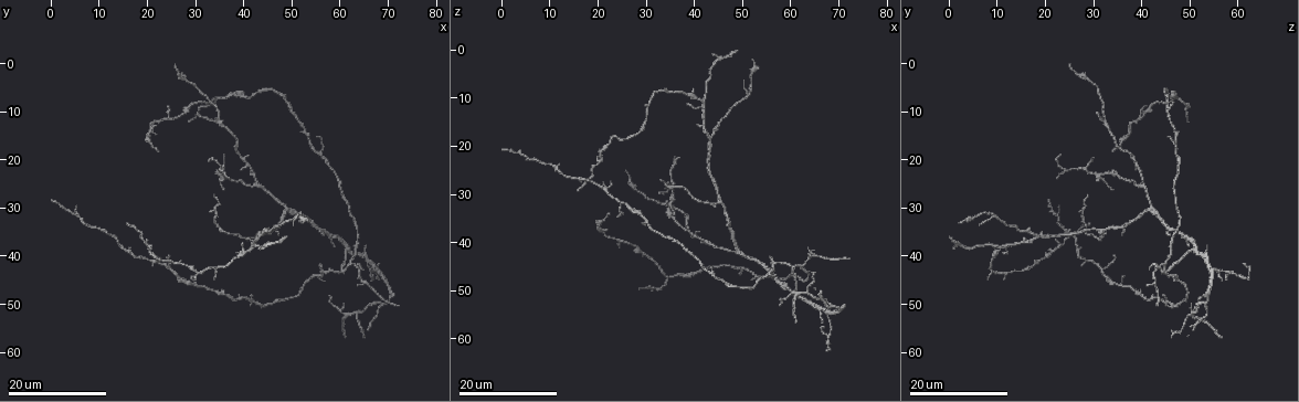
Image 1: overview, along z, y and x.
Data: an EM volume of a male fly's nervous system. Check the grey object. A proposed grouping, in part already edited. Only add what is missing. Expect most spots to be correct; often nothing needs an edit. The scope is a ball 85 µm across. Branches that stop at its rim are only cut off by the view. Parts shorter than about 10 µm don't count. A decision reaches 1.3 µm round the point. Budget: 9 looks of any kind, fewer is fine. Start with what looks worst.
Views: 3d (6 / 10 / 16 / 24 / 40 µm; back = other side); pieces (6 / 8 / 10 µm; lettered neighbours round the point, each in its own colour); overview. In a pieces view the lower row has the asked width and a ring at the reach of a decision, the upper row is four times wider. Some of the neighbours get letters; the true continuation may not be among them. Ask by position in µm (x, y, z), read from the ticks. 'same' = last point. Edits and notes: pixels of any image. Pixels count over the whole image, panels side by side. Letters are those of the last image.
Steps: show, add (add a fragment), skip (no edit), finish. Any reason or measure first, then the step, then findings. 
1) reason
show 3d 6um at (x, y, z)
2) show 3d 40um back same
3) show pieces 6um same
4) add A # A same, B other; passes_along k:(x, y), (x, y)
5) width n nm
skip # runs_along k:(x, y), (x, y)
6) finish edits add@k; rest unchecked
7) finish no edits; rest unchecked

an open end
show 3d 24um at (30.5, 10.5, 30.5)

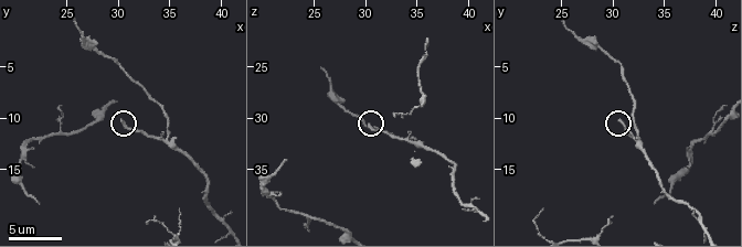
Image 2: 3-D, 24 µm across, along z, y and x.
what lies round it
show pieces 8um at (30.2, 10.0, 30.6)

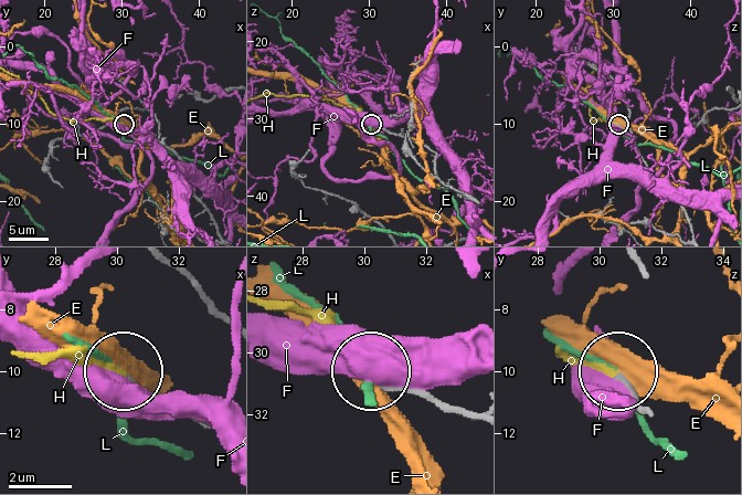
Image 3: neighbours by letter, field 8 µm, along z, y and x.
add H # E other, F other, H same, L other; it goes on there

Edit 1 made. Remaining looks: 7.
long arm stops here
show 3d 24um at (34.0, 28.0, 28.5)

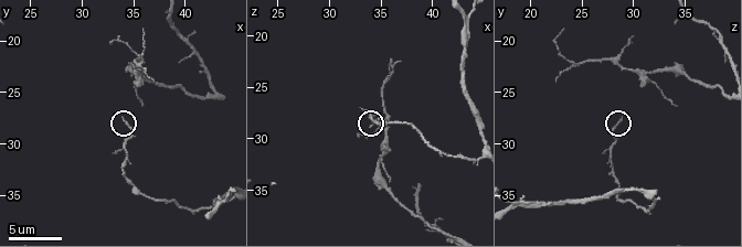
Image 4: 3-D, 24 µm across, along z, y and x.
what lies round it
show pieces 8um at (33.8, 27.6, 28.8)

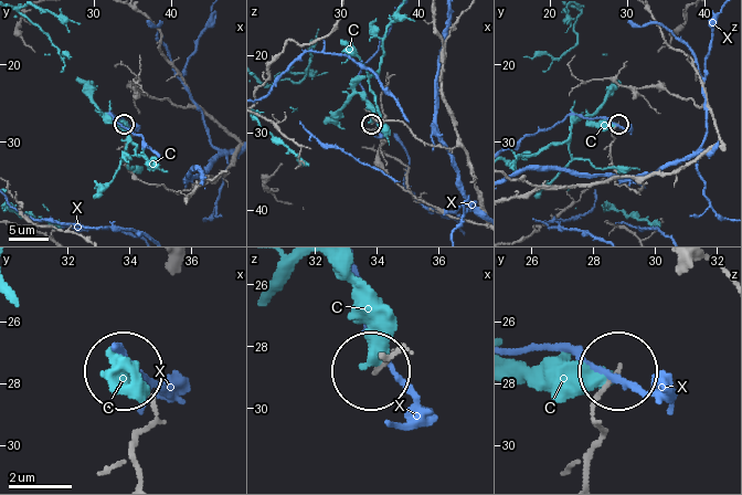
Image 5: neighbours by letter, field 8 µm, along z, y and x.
skip # C other, X other; runs_along 5:(446, 147), (399, 122), (372, 123); none of them fits

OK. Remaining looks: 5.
show 3d 16um at (55.5, 42.5, 43.0)

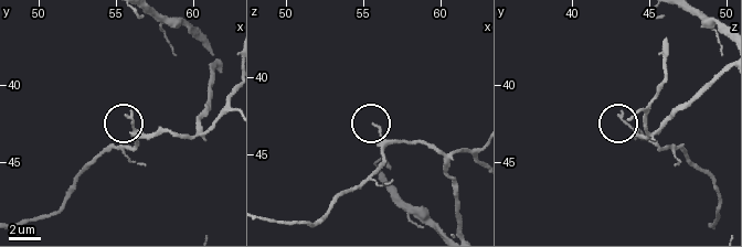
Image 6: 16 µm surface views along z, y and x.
show pieces 6um at (55.8, 42.2, 43.0)

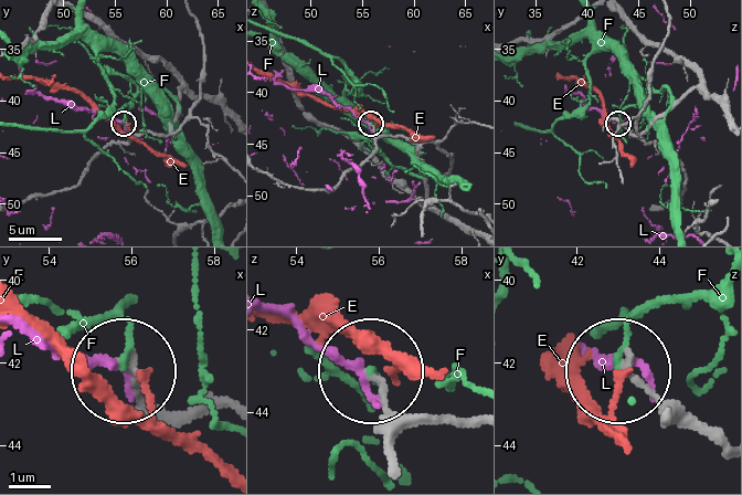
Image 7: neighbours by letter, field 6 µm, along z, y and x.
width 170 nm
skip # E other, F other, L other; none of them fits

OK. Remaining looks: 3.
tapers out
show 3d 10um at (35.8, 18.8, 23.0)

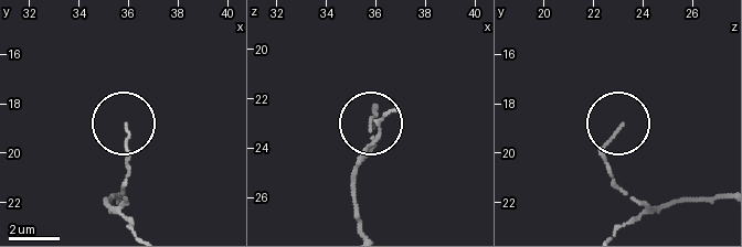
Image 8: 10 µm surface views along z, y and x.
what lies round it
show pieces 8um at (35.9, 18.9, 23.0)

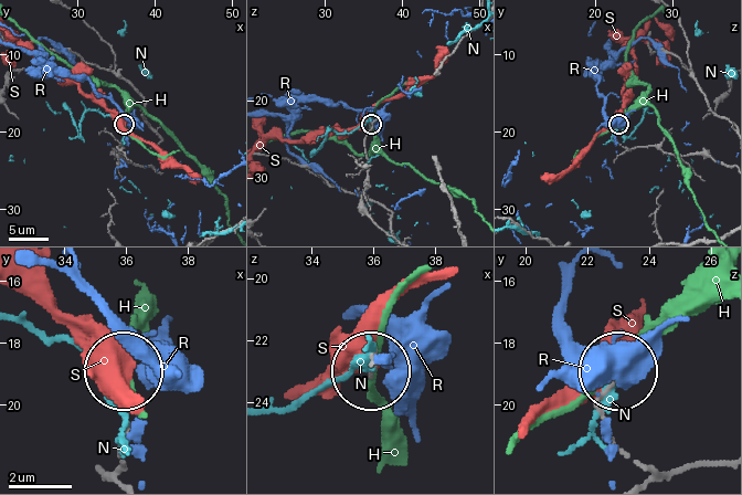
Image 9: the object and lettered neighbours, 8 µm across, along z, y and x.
skip # H other, N other, R other, S other; no lettered fragment goes on from it

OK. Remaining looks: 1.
finish edits add@3; rest unchecked

